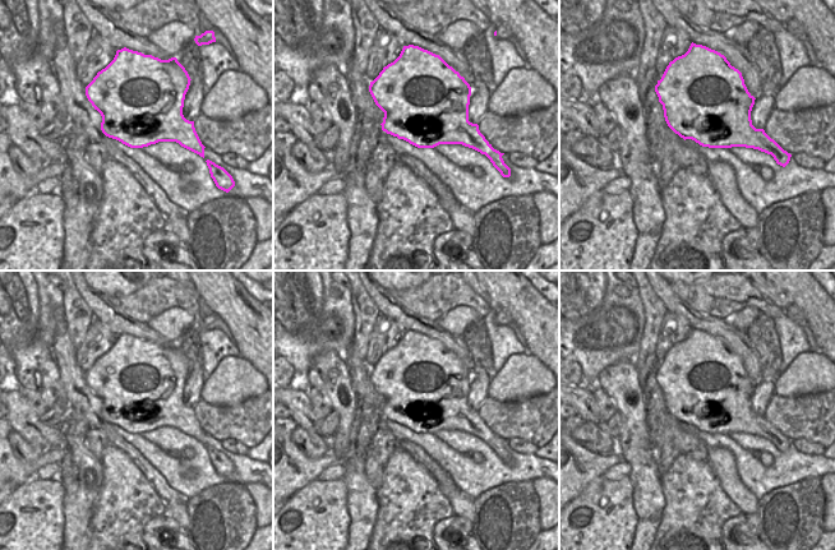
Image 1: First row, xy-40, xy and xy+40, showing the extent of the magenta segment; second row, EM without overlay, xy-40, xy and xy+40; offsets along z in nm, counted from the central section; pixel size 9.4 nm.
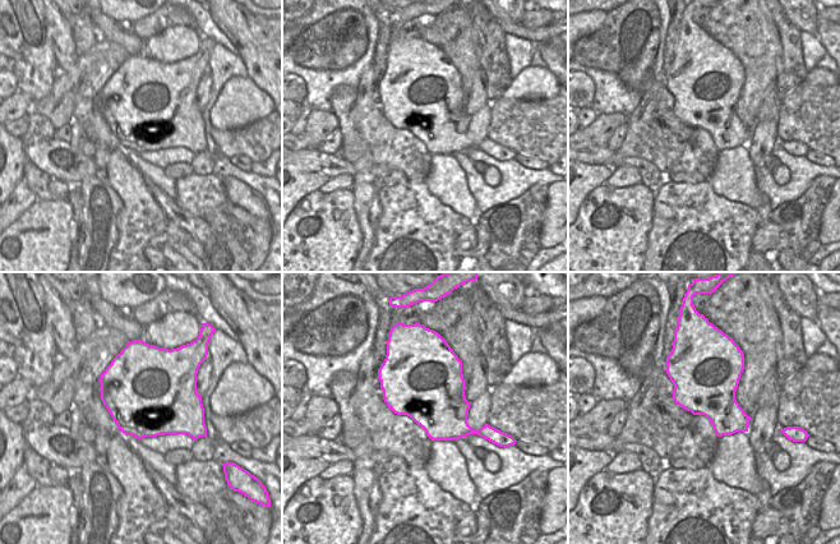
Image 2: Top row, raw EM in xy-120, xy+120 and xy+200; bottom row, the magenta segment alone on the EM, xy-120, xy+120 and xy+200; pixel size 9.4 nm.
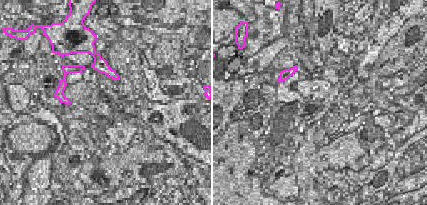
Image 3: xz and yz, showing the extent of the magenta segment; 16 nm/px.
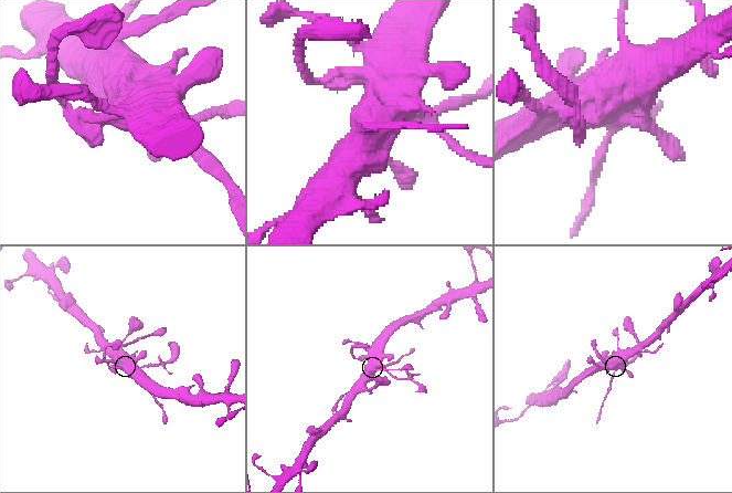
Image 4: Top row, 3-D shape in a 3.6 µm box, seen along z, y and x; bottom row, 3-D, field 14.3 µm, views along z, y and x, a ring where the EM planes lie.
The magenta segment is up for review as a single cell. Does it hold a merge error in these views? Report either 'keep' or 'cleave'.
cleave

